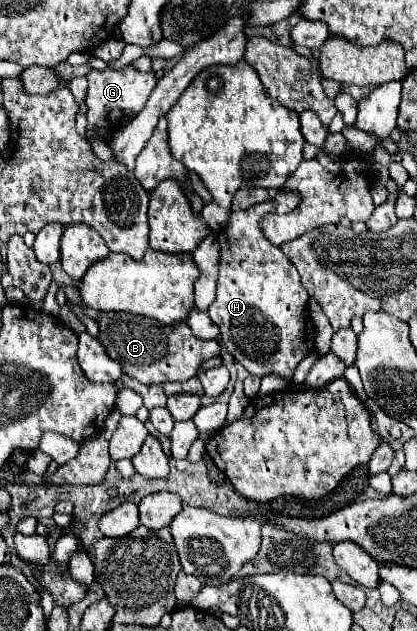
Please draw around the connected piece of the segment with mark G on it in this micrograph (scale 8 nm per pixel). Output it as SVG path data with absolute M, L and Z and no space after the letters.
M126 65L118 71L116 69L90 71L86 77L88 77L88 97L86 97L86 105L88 105L88 139L90 139L94 127L100 129L102 137L110 139L112 133L120 125L120 117L122 115L136 115L146 105L152 89L158 83L152 71L142 73L142 71L134 69L132 65Z

